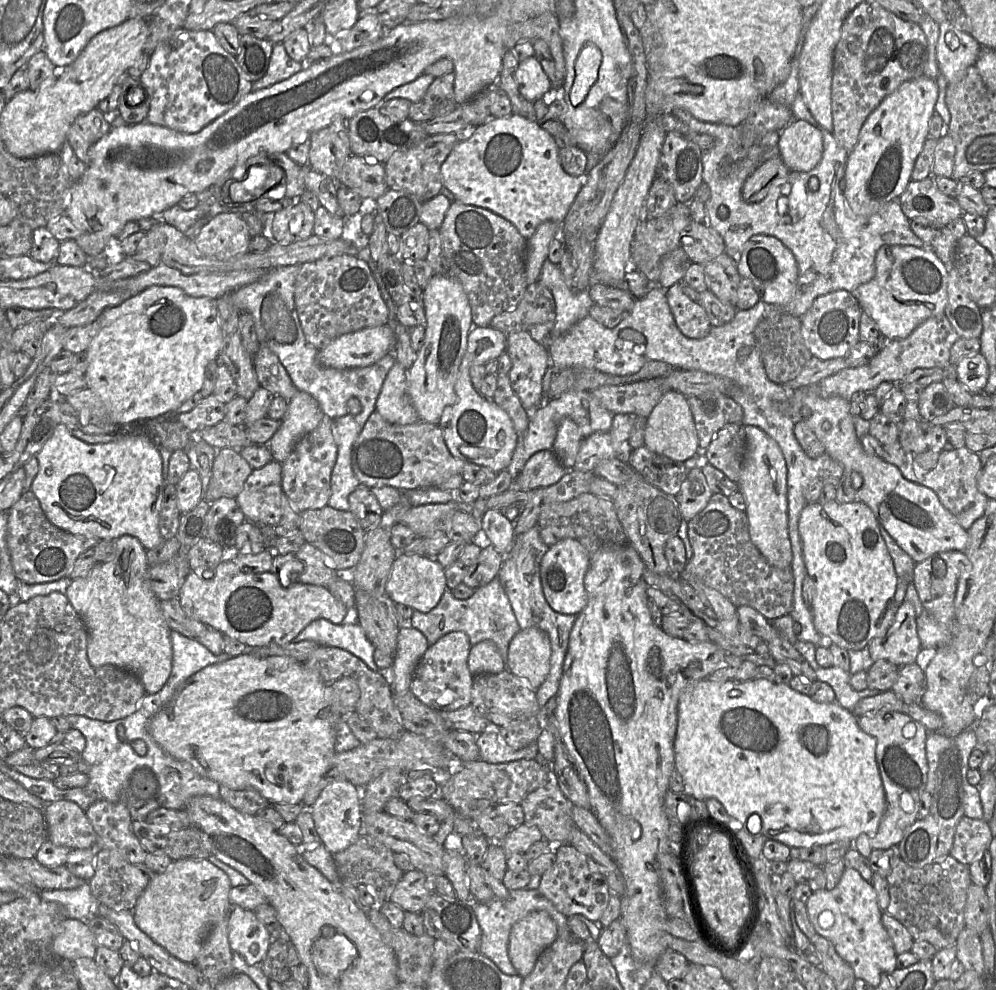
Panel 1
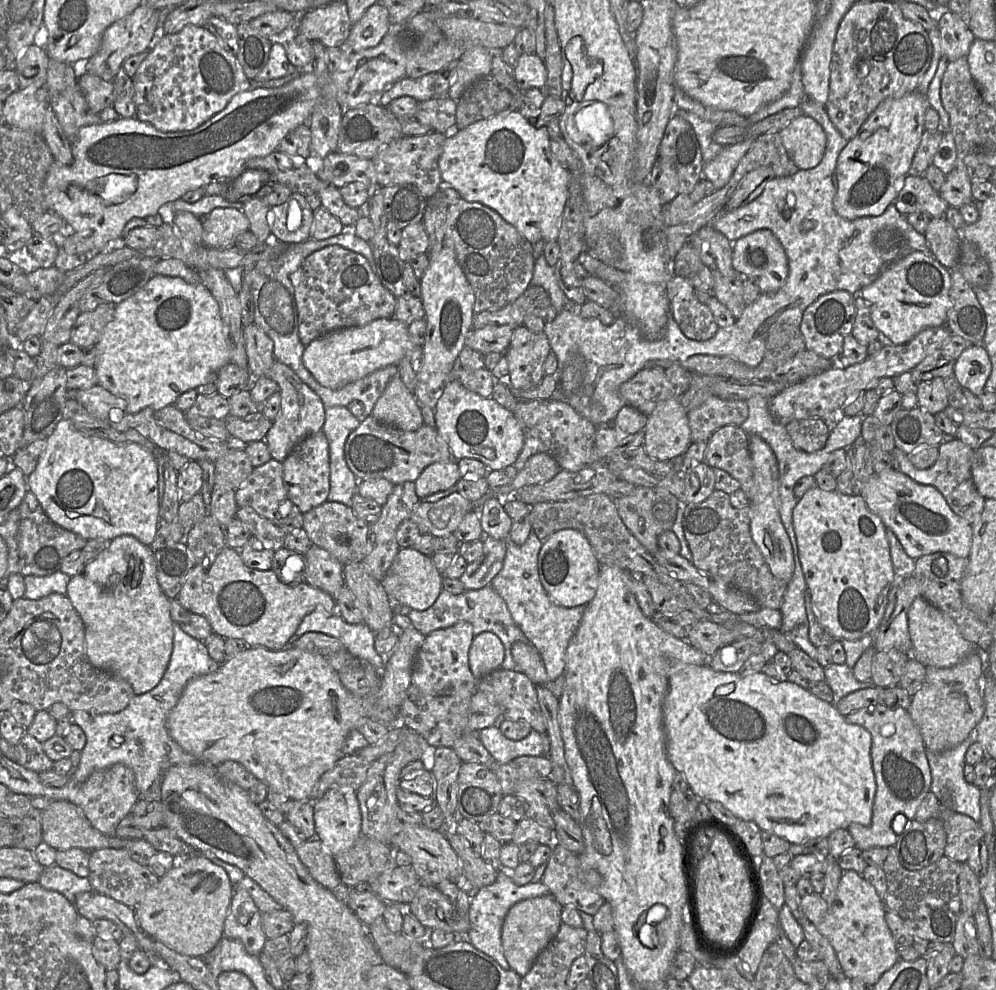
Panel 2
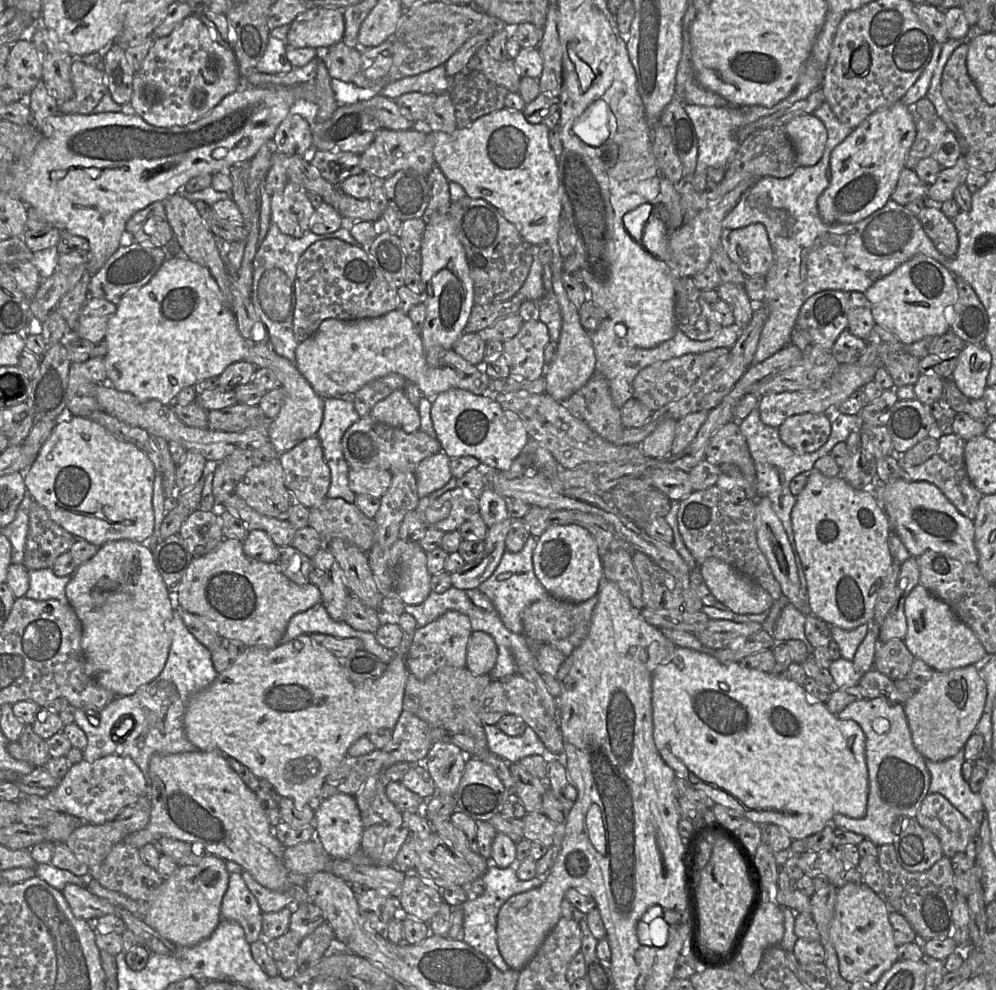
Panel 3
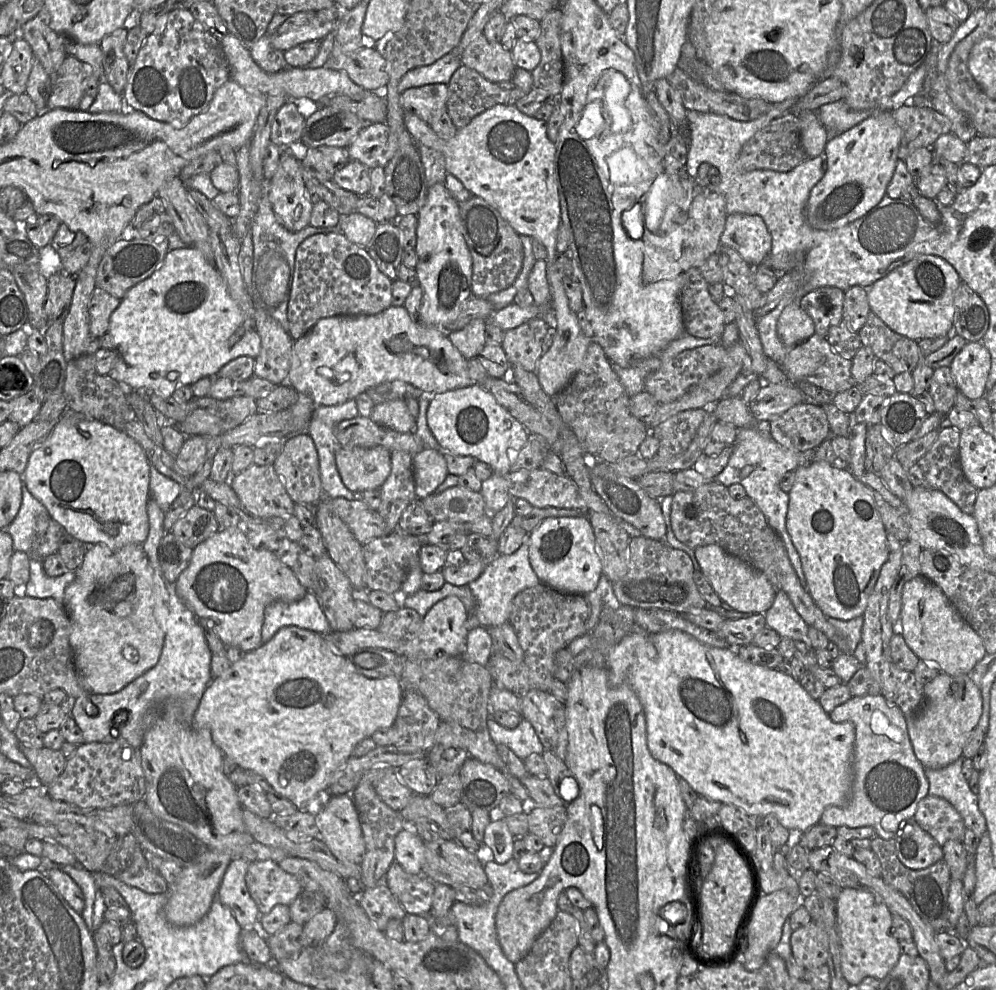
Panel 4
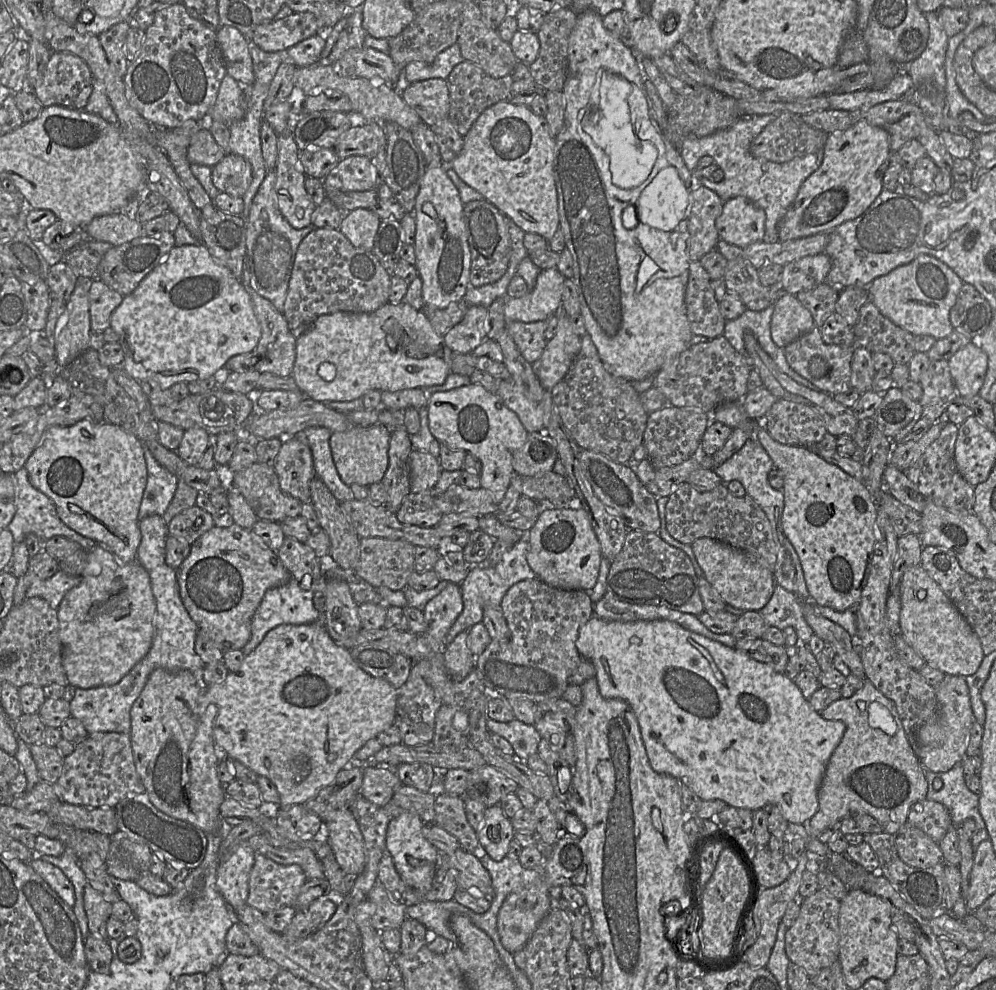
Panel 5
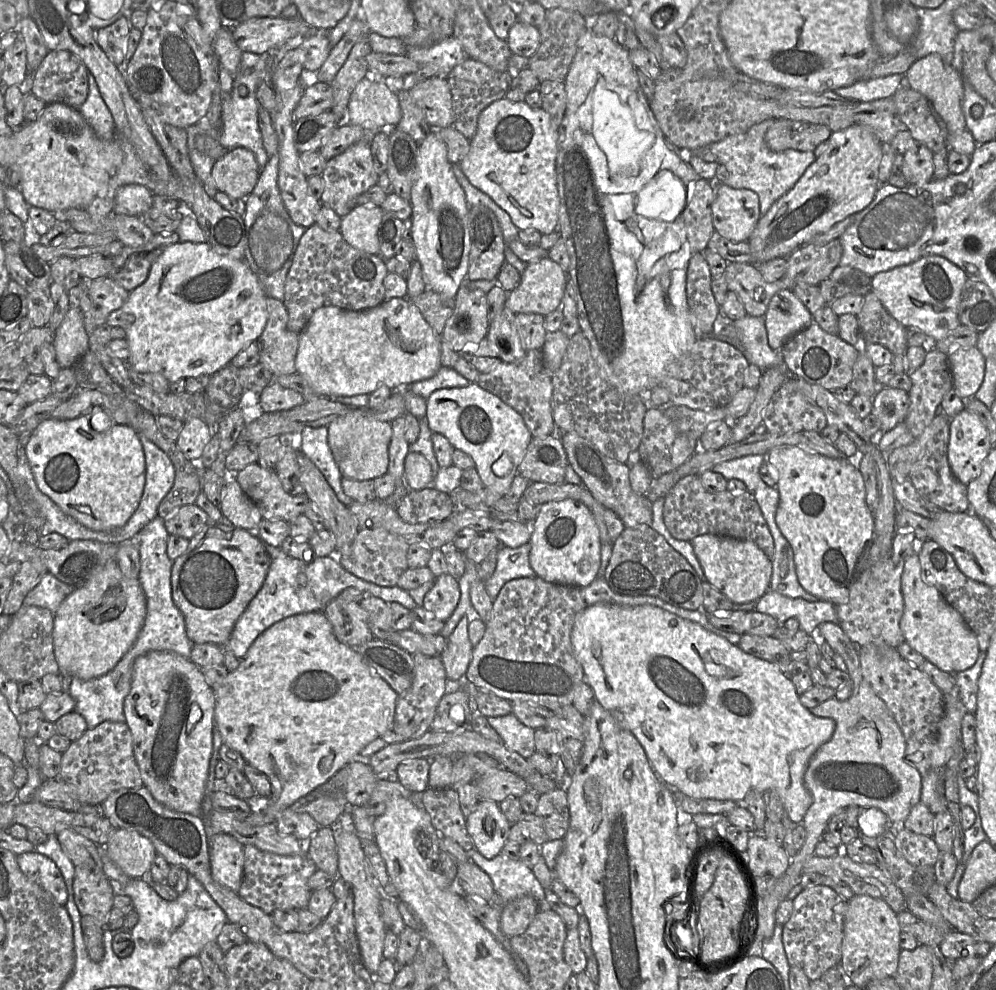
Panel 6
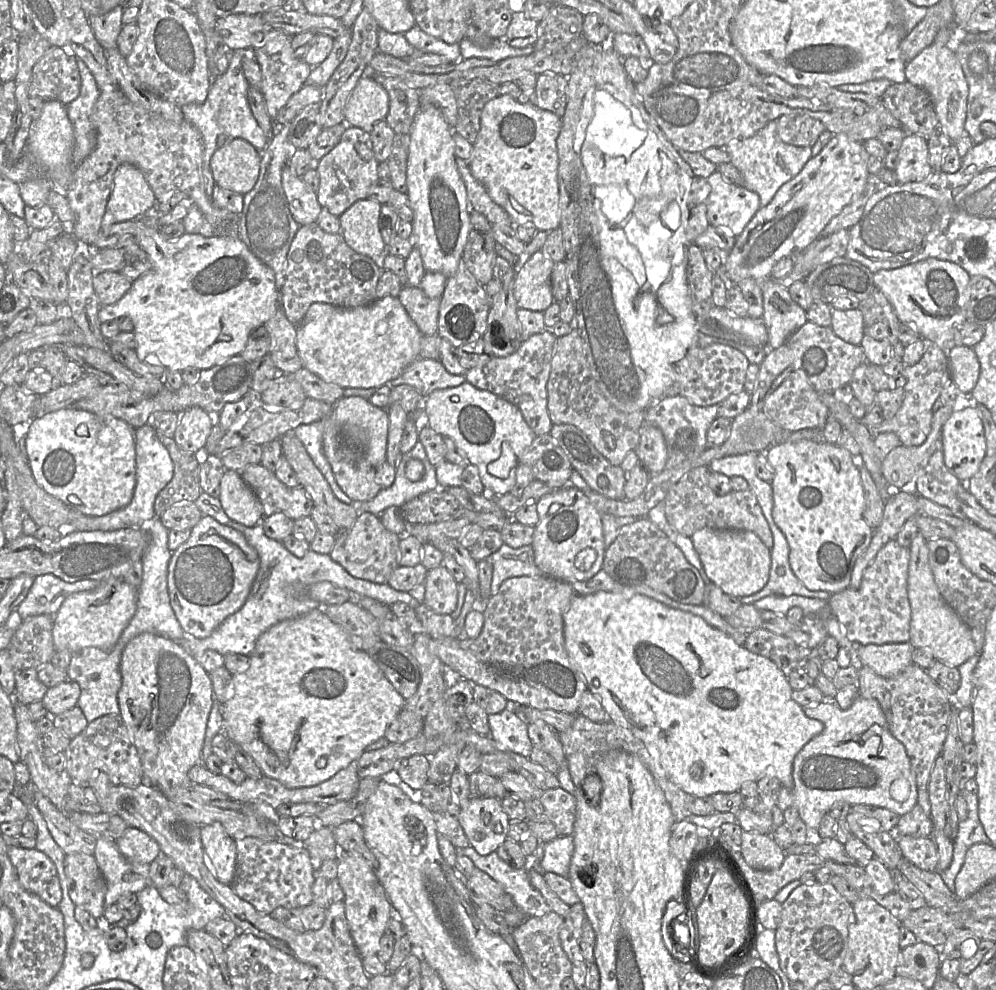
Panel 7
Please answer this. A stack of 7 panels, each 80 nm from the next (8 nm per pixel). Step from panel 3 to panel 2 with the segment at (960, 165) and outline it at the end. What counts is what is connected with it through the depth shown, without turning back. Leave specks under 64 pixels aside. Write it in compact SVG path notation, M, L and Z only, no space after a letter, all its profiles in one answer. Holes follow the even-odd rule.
M955 166L951 172L946 174L945 182L938 193L949 206L956 208L973 201L971 179L967 173L967 167Z

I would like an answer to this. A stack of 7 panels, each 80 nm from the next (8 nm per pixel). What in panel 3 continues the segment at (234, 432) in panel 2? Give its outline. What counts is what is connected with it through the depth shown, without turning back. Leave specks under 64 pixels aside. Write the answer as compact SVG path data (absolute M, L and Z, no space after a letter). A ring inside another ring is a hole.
M240 403L208 412L208 427L214 431L233 433L251 428L269 429L271 421L258 406Z

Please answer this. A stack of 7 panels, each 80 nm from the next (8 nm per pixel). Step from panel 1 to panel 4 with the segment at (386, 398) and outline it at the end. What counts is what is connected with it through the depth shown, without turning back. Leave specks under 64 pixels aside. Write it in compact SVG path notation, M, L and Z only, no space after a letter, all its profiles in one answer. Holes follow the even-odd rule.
M395 399L375 405L371 419L374 423L400 433L414 433L414 418L404 399Z

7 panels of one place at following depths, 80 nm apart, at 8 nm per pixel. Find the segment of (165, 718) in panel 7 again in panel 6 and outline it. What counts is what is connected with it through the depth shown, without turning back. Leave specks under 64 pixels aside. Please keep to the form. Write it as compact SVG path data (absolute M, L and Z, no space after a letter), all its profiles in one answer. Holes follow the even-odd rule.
M150 651L141 655L133 664L131 689L124 700L123 710L143 786L166 807L202 816L215 724L215 696L205 681L203 670L189 658L169 651Z

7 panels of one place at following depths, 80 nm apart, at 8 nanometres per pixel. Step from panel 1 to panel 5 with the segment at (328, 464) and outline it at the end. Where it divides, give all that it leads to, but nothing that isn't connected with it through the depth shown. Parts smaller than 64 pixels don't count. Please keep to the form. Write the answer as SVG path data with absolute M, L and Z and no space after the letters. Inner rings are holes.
M298 438L282 442L273 467L283 492L302 503L310 502L310 482L316 472L307 443Z

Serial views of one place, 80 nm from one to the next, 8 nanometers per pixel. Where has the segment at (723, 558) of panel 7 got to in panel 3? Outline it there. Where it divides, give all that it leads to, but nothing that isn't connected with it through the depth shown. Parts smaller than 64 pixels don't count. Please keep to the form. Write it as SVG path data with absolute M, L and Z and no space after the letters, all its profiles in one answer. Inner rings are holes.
M717 558L706 559L699 570L713 596L734 613L760 614L775 602L757 582Z

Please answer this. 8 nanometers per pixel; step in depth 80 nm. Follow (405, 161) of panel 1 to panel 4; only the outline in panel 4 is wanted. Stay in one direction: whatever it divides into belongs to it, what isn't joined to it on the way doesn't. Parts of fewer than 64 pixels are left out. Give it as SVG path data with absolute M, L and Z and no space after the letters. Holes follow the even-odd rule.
M367 123L347 149L352 159L370 169L385 167L398 149L398 140L386 123Z

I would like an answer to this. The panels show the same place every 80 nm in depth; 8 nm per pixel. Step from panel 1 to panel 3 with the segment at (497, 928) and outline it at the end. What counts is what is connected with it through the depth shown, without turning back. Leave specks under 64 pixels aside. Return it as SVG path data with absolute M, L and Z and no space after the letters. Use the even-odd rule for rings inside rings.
M490 862L487 871L481 878L485 886L483 895L477 898L469 898L461 904L464 912L464 923L460 939L485 955L500 971L506 972L510 970L510 967L501 956L497 941L499 910L510 897L541 886L545 877L534 877L522 881L517 877L515 865L500 868Z

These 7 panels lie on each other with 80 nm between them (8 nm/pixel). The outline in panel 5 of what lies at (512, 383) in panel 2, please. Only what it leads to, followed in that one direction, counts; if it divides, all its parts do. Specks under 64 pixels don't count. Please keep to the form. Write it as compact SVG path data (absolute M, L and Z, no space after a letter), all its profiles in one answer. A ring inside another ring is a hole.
M547 321L536 322L507 322L506 330L513 339L523 358L533 365L537 365L545 345L545 329Z

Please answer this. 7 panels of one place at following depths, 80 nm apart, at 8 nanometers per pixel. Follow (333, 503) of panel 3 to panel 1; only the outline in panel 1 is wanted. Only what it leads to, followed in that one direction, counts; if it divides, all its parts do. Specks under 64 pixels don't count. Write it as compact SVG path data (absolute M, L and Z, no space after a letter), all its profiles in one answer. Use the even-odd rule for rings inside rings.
M326 505L300 514L299 530L305 541L319 549L340 574L348 575L358 564L365 546L366 531L350 511L341 511Z

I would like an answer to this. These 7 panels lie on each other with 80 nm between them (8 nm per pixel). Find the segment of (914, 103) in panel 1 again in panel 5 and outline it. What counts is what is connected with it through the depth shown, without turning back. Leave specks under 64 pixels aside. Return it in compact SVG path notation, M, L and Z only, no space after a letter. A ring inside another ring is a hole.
M860 120L849 128L828 135L824 145L823 160L818 169L801 185L795 201L778 226L778 241L788 241L817 233L830 232L846 221L863 214L883 189L883 176L889 165L889 135L884 129Z

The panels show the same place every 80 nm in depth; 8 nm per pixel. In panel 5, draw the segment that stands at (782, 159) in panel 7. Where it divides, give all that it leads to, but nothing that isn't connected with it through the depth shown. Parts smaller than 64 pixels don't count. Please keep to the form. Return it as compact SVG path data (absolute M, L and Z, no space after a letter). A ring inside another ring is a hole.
M772 113L741 117L728 128L703 137L687 136L680 143L681 155L692 173L698 169L700 158L706 155L712 156L715 163L724 171L725 176L721 182L701 178L702 184L716 192L723 202L737 196L744 196L764 210L766 215L764 241L771 243L779 240L779 223L795 201L802 183L820 166L816 154L807 154L783 163L757 158L751 154L750 144L753 139L768 124L776 120L778 115L779 113Z

